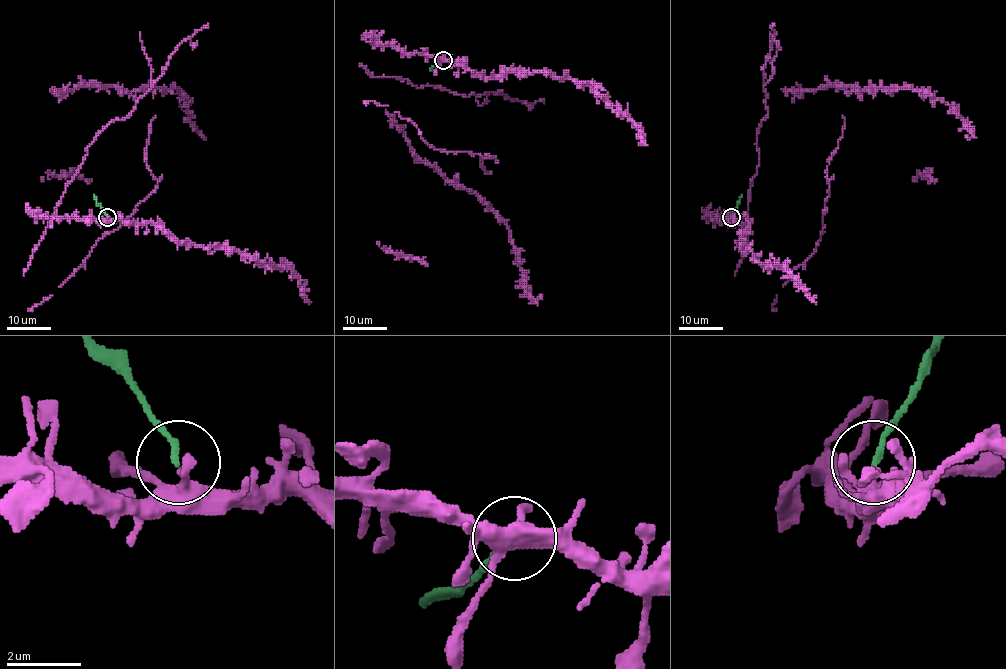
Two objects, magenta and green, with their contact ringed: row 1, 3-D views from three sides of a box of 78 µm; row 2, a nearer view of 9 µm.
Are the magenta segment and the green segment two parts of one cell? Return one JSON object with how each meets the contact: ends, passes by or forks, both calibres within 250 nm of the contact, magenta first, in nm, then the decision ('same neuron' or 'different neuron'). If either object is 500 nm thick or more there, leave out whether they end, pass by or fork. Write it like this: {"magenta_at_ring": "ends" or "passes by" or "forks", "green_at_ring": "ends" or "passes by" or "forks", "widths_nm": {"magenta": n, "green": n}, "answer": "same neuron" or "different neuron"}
{"magenta_at_ring": "forks", "green_at_ring": "ends", "widths_nm": {"magenta": 240, "green": 160}, "answer": "different neuron"}

